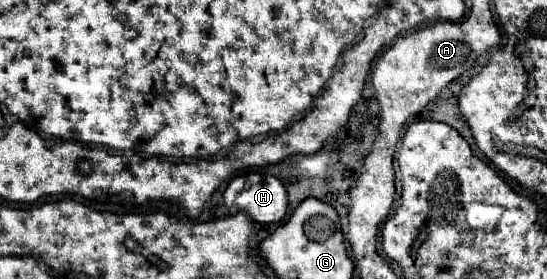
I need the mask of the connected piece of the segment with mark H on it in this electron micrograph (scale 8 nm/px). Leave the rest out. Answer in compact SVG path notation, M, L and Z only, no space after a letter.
M246 173L234 177L224 191L228 211L246 213L256 223L278 223L286 215L288 199L284 185L264 173Z

